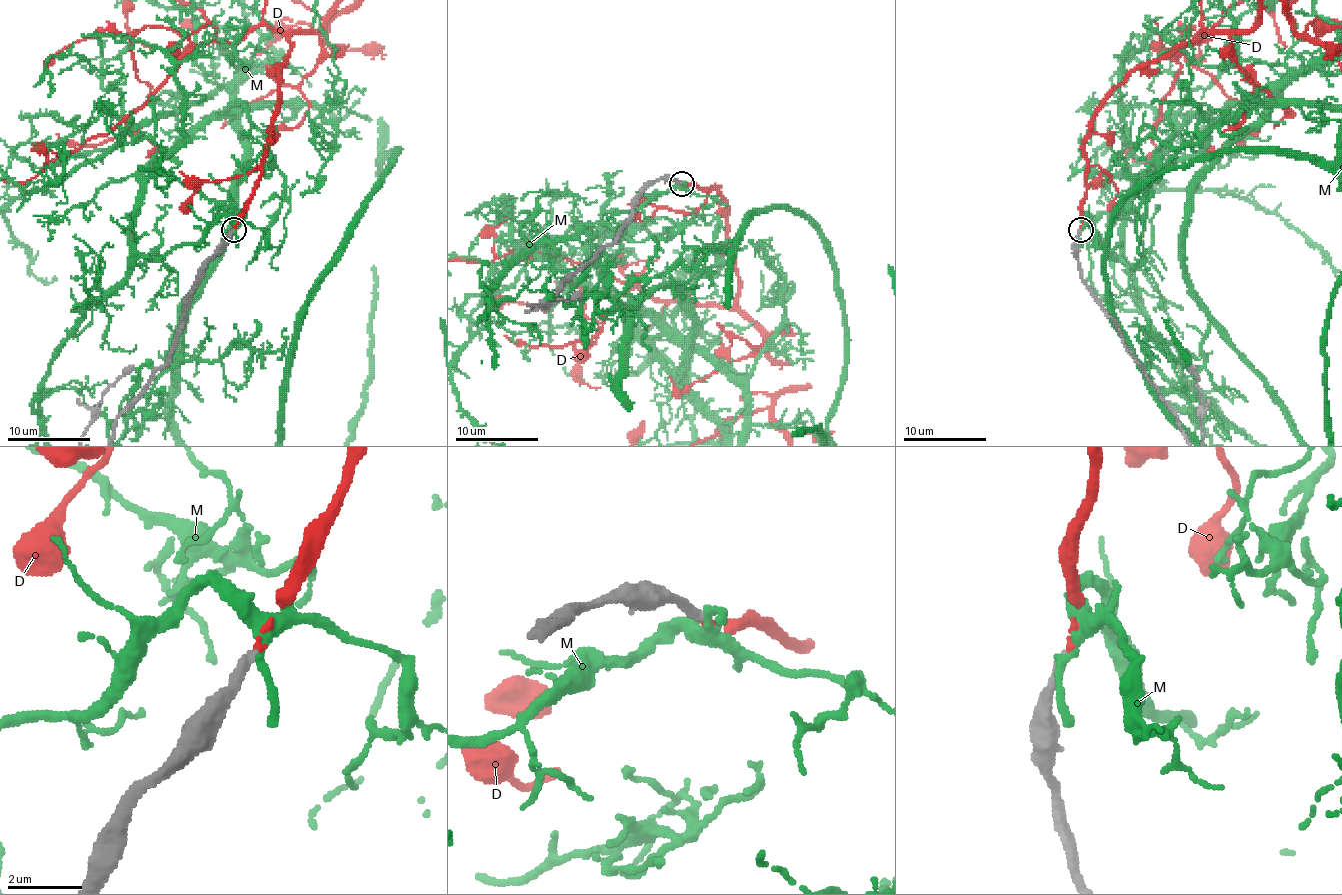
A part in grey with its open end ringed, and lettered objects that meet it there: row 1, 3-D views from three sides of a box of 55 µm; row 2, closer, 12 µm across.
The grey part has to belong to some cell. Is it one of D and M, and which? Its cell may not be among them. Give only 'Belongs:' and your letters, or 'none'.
Belongs: D

